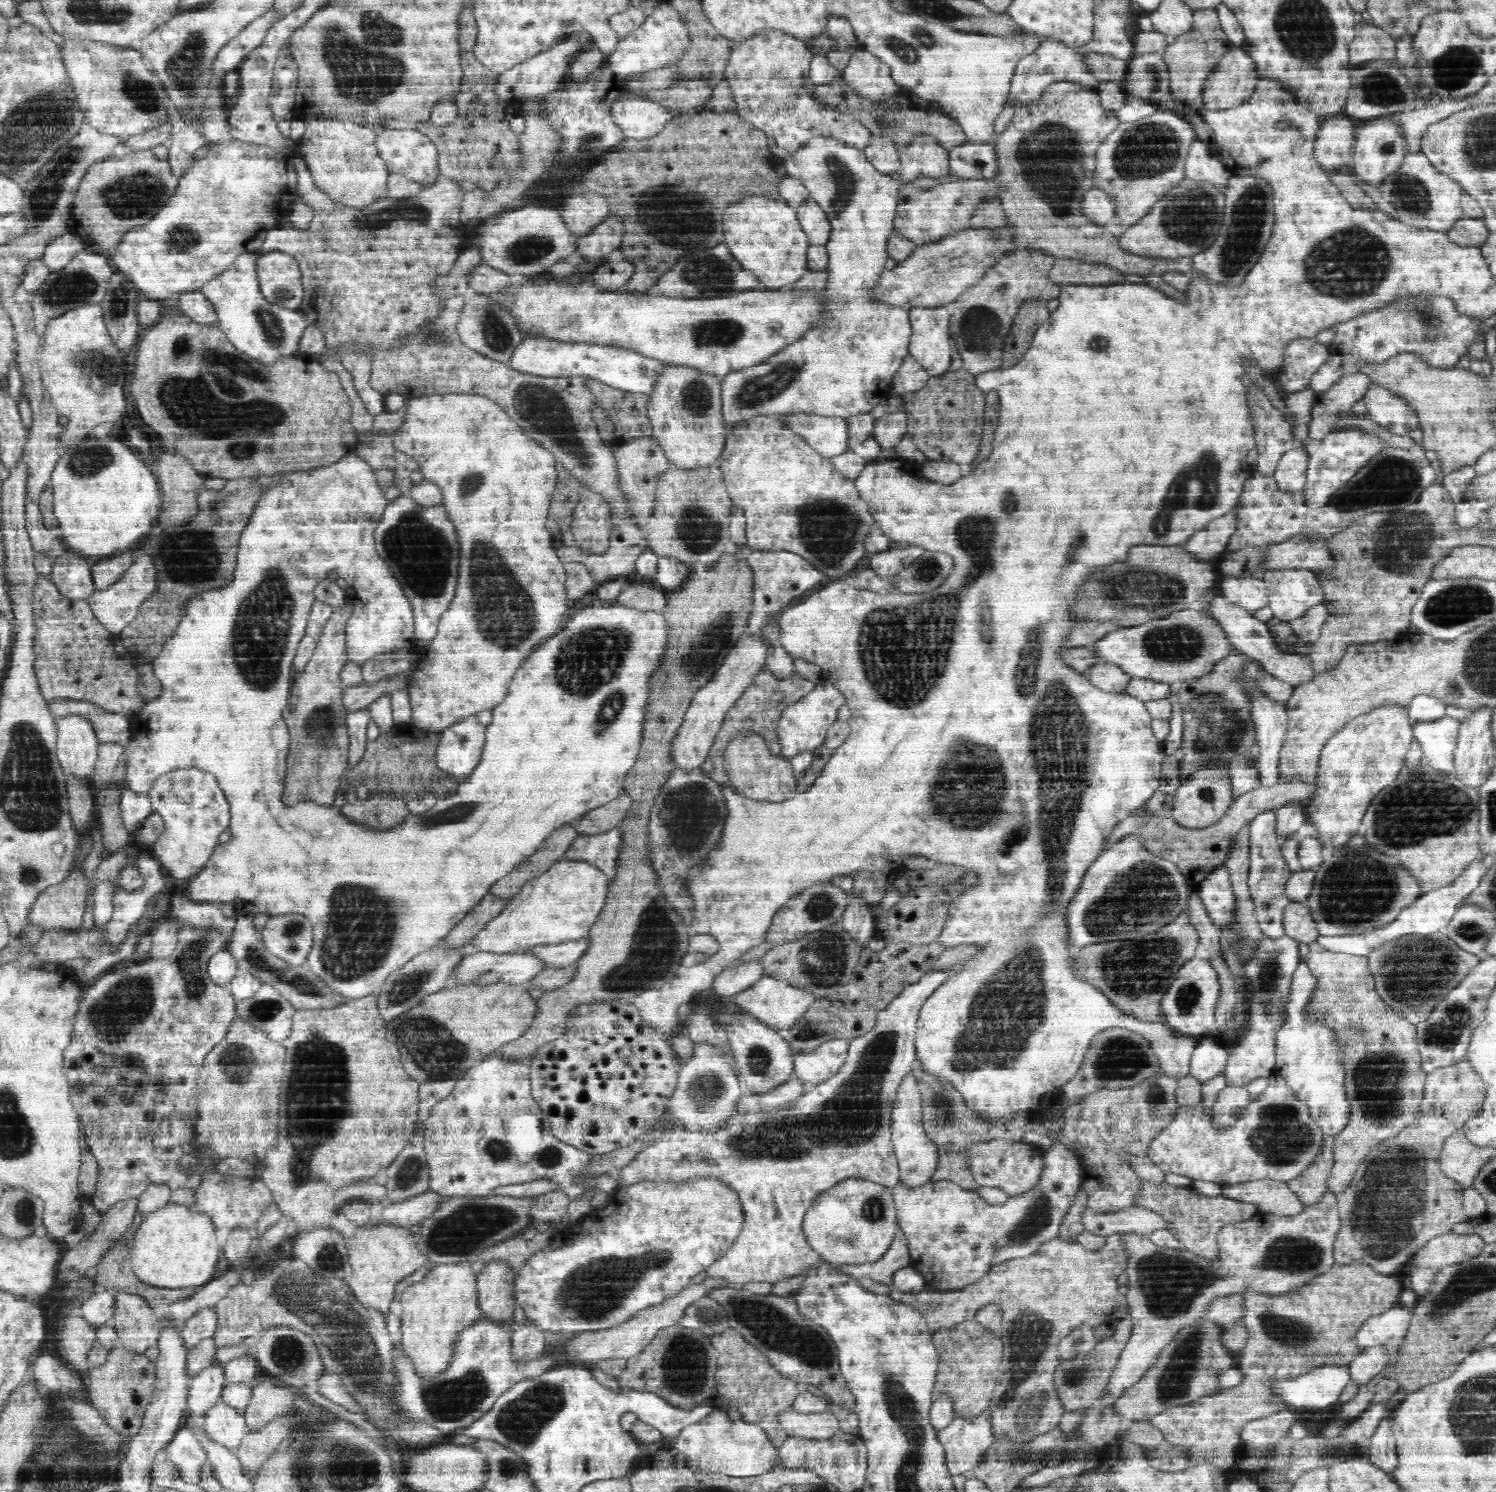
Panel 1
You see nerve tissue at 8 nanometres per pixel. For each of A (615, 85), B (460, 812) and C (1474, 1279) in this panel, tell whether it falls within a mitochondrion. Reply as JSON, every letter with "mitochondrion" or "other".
{"A":"other","B":"mitochondrion","C":"mitochondrion"}

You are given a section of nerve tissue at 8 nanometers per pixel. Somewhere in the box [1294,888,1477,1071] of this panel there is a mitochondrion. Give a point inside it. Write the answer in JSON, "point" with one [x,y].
{"point":[1416,968]}

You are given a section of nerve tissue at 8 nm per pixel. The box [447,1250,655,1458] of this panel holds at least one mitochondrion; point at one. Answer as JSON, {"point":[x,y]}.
{"point":[521,1421]}

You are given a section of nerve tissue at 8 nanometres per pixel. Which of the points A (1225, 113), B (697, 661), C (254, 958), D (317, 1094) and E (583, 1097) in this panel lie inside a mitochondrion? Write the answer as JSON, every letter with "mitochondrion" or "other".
{"A":"other","B":"mitochondrion","C":"mitochondrion","D":"mitochondrion","E":"other"}

